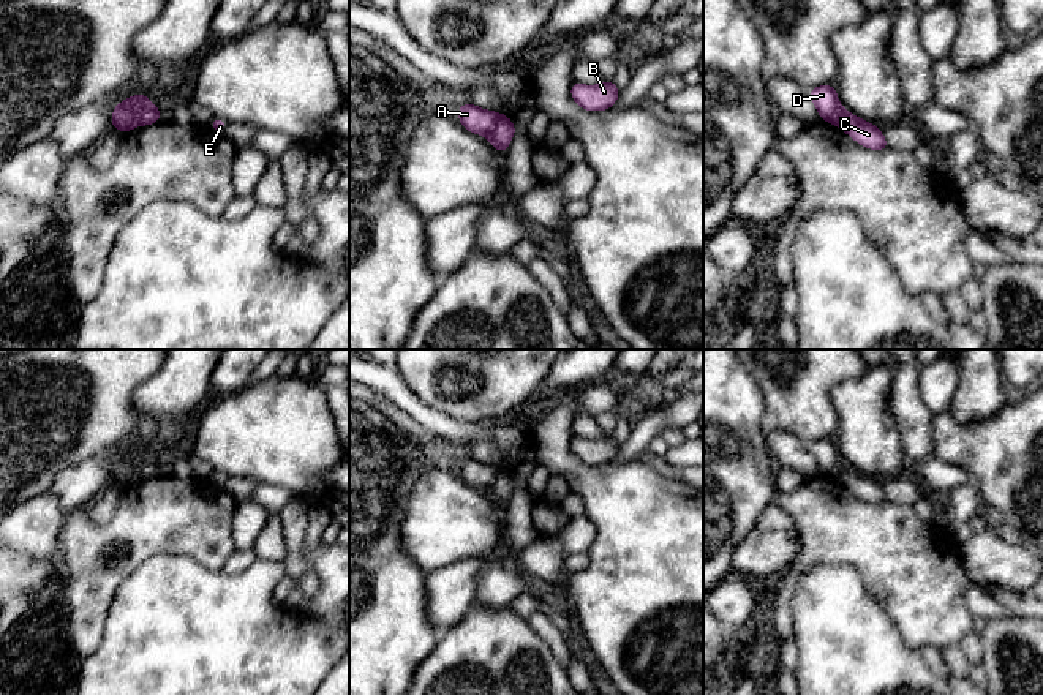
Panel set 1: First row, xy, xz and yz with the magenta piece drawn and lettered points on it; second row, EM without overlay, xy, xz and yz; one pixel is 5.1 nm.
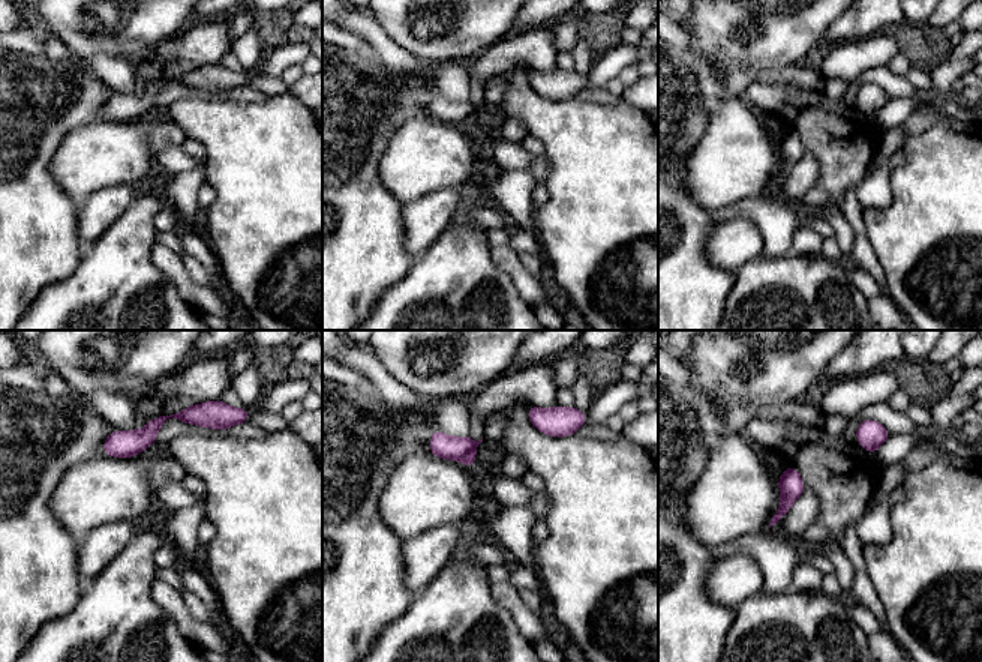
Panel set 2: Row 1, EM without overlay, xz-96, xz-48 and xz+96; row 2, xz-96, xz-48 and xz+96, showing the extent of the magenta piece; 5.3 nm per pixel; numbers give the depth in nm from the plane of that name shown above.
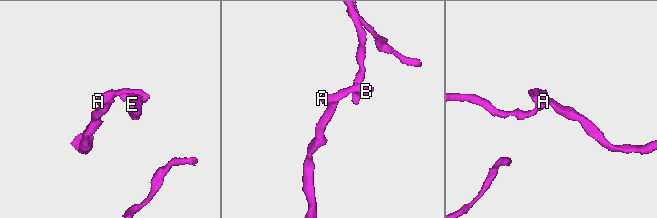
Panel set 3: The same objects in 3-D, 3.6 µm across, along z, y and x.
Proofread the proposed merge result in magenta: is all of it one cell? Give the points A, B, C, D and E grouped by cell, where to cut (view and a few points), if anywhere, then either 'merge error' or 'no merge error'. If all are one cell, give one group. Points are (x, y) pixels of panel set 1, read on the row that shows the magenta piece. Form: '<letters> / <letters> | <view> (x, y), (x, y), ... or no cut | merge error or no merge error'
A B D E / C | xy (150, 101), (141, 111), (138, 123) | merge error

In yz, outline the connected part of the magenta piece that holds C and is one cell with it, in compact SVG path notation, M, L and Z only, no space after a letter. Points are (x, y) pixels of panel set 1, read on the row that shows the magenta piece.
M839 109L836 125L855 139L861 147L871 150L888 150L890 145L877 125L864 122L845 109Z

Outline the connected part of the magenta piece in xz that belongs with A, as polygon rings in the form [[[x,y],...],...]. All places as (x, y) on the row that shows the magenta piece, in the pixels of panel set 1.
[[[466,101],[458,109],[457,118],[468,133],[488,136],[507,117],[503,112],[485,111]]]

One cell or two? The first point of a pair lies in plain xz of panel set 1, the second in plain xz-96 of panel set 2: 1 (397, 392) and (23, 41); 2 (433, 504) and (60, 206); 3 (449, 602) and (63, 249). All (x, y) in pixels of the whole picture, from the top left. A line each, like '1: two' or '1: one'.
1: two
2: two
3: two

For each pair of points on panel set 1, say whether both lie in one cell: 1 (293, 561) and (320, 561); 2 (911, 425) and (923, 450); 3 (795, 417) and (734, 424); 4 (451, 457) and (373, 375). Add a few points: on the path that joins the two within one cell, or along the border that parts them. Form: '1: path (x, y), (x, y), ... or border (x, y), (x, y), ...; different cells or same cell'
1: path (299, 561), (313, 561); same cell
2: path (915, 432), (917, 444); same cell
3: border (756, 384), (764, 400), (760, 428), (767, 435); different cells
4: border (436, 438), (462, 450); different cells

